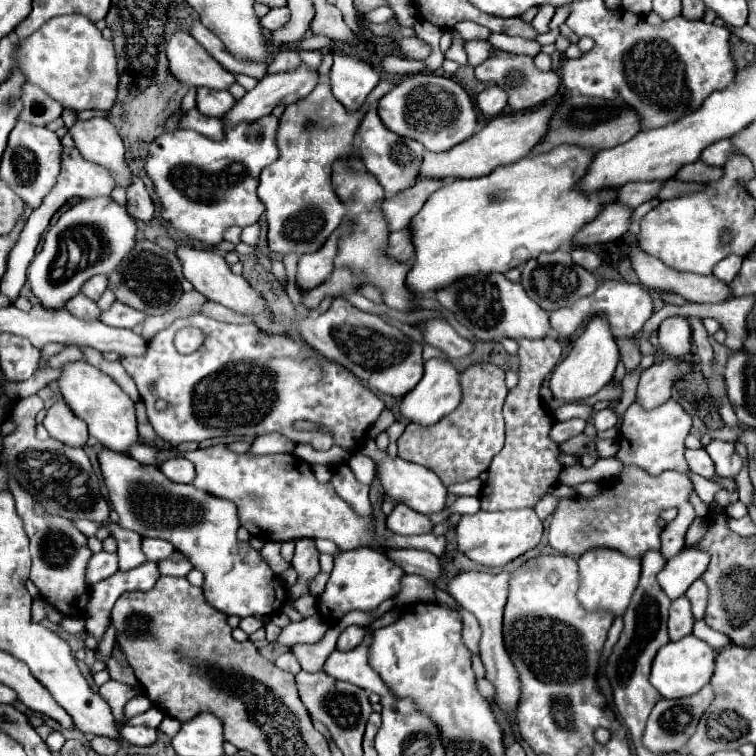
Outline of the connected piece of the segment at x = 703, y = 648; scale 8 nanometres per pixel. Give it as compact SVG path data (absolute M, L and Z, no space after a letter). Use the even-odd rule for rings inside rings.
M686 635L680 641L670 641L664 647L660 647L658 655L652 663L650 683L658 689L662 697L676 699L676 697L688 697L692 693L698 693L714 675L714 659L716 651L696 635Z

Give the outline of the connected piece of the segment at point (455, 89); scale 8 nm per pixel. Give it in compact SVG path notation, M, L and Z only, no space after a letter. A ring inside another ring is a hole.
M416 73L400 81L378 101L378 115L390 131L420 141L432 153L448 151L476 131L476 111L468 93L450 77L434 73Z

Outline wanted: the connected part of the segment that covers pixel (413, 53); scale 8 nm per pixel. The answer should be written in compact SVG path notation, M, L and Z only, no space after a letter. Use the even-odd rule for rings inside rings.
M418 37L400 39L398 47L404 53L404 57L408 57L408 59L426 59L428 53L430 53L430 47L422 39L418 39Z

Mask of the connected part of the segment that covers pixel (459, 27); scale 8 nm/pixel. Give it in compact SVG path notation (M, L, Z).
M460 21L454 25L454 29L460 33L460 37L464 41L470 41L470 39L488 39L488 29L478 25L478 23L472 23L472 21Z

